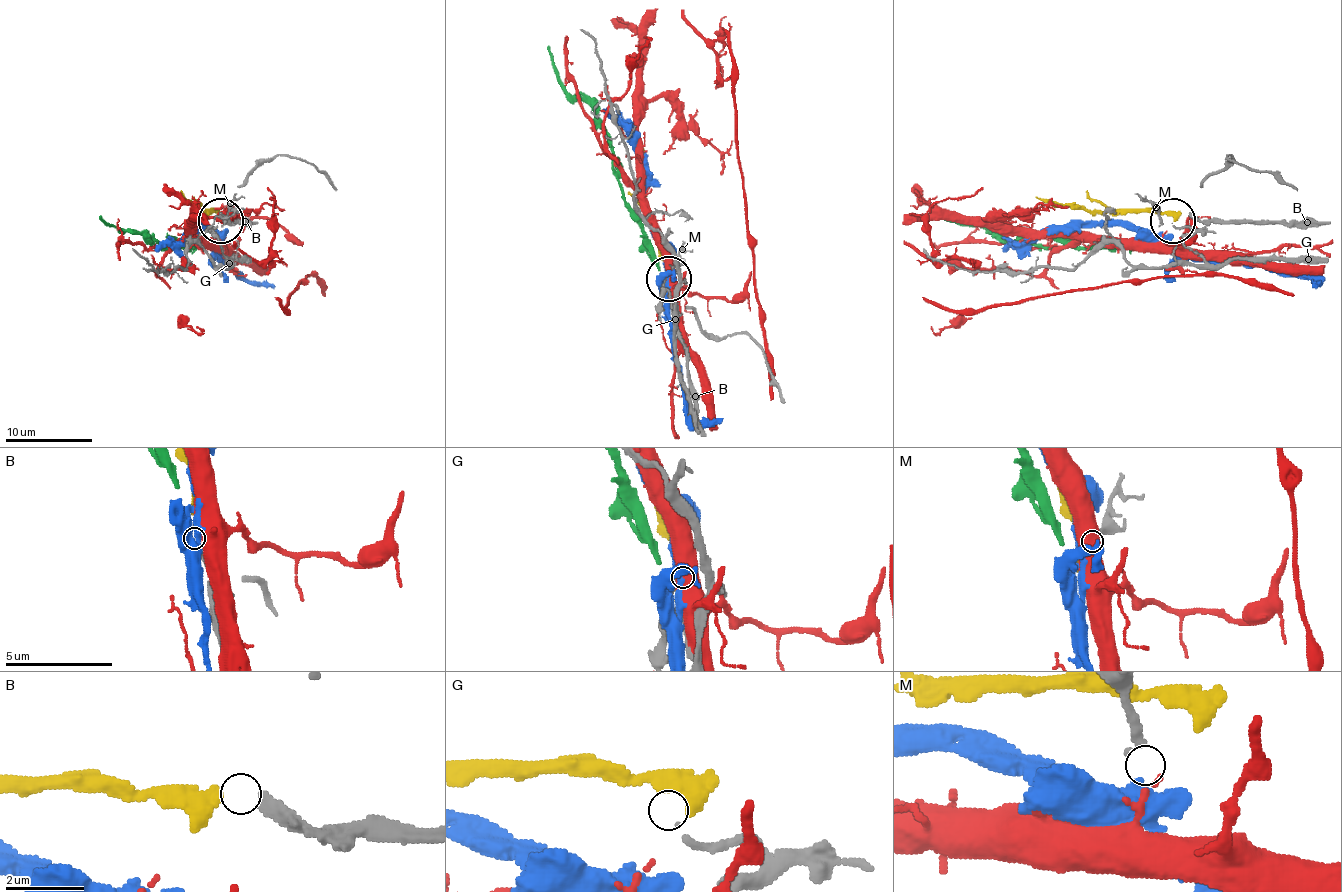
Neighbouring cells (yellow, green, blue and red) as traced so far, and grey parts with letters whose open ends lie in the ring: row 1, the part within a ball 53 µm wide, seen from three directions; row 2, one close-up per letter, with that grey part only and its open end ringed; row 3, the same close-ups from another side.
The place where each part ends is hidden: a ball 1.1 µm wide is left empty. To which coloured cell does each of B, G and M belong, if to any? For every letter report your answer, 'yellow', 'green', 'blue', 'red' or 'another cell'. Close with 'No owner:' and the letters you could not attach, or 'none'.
B: yellow
G: another cell
M: red
No owner: G

